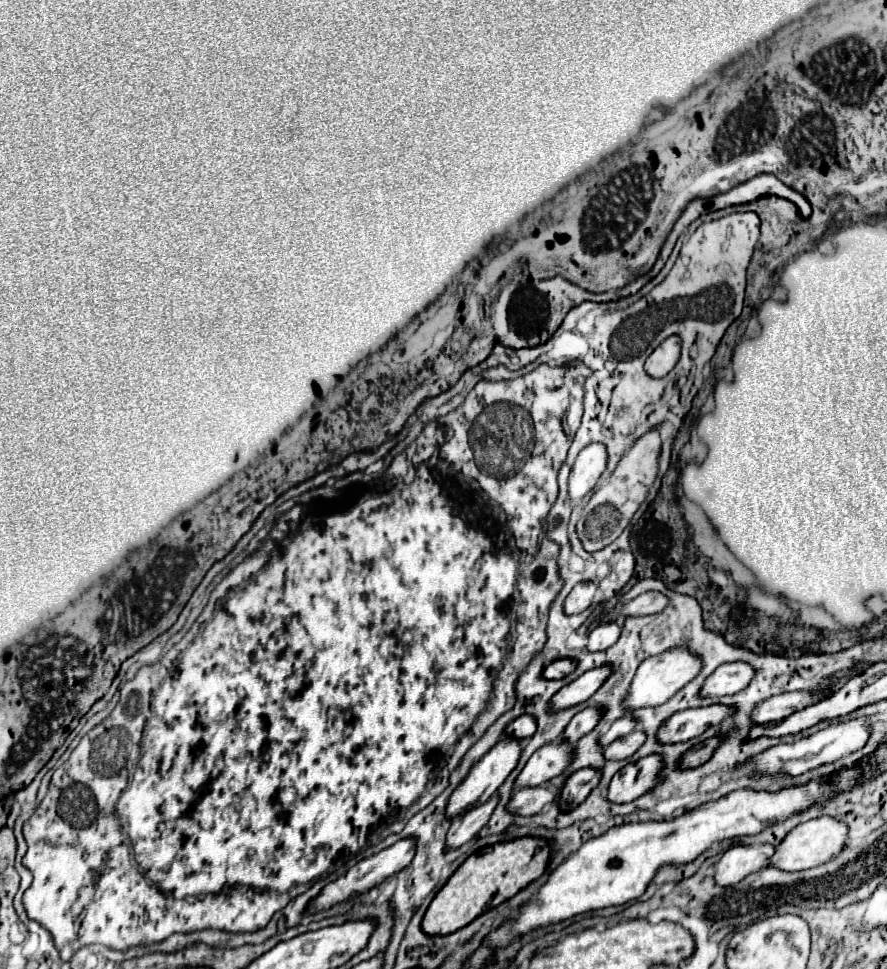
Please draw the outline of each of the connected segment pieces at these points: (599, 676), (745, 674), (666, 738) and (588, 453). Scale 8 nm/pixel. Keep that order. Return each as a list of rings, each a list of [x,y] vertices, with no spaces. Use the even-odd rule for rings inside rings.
[[[602,666],[602,668],[584,672],[580,678],[566,684],[552,696],[550,700],[552,710],[566,710],[580,702],[586,702],[602,686],[602,680],[606,680],[606,676],[610,676],[610,666]]]
[[[732,662],[718,666],[702,684],[700,696],[730,696],[746,688],[746,684],[752,680],[754,670],[748,664]]]
[[[722,704],[676,712],[658,728],[656,742],[658,744],[676,744],[676,742],[692,740],[692,738],[700,736],[708,726],[720,724],[728,716],[730,716],[730,708],[726,708]]]
[[[590,444],[586,446],[570,472],[568,478],[568,498],[572,502],[582,500],[588,492],[592,492],[592,488],[596,486],[600,474],[606,468],[606,446],[604,444]]]

